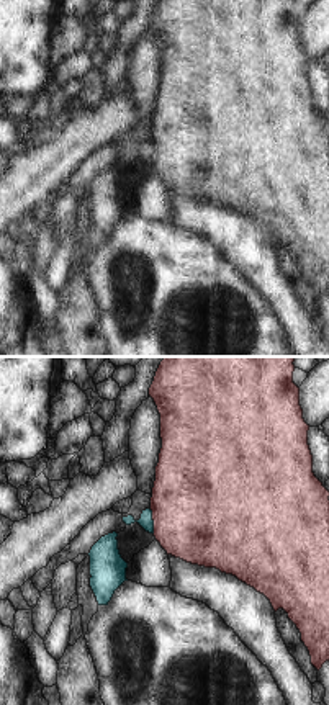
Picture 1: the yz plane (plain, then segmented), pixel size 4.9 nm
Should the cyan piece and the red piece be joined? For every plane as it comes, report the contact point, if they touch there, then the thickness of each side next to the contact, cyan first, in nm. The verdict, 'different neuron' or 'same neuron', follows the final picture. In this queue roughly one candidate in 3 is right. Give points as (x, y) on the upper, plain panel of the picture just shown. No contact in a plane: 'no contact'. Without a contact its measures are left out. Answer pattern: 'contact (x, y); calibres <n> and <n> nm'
contact (153, 154); calibres 70 and 500 nm

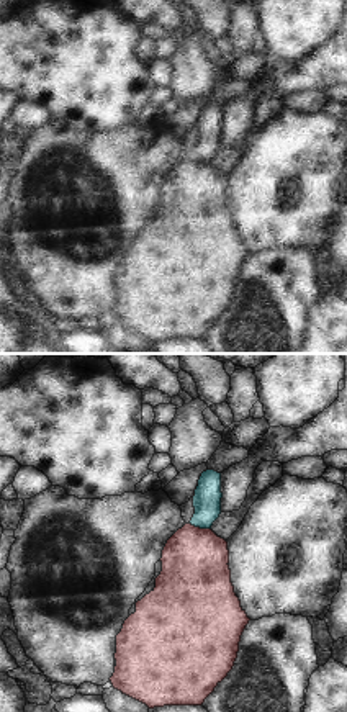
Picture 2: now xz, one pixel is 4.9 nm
contact (200, 161); calibres 140 and 340 nm

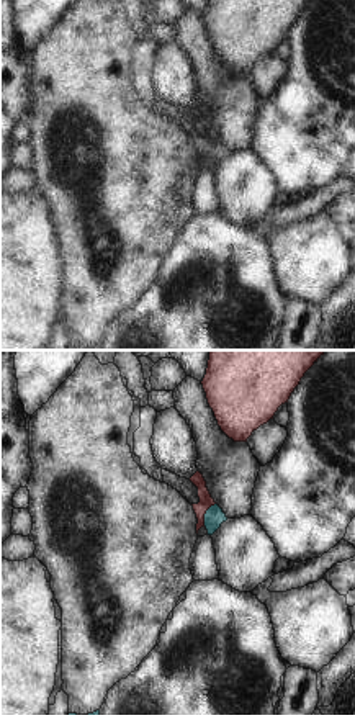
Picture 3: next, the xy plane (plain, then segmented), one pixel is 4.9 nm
contact (205, 148); calibres 90 and 70 nm

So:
different neuron

